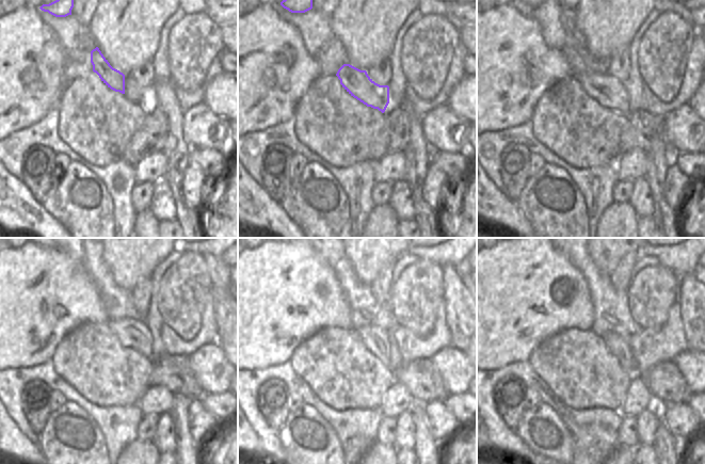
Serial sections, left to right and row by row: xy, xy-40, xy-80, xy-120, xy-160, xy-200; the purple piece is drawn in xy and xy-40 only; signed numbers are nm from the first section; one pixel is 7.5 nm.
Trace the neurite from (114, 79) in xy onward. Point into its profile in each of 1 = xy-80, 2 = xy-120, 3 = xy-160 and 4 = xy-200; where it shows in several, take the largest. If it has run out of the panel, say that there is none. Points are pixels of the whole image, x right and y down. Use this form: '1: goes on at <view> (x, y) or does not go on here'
1: goes on at xy-80 (609, 92)
2: goes on at xy-120 (134, 334)
3: goes on at xy-160 (377, 339)
4: goes on at xy-200 (618, 345)

